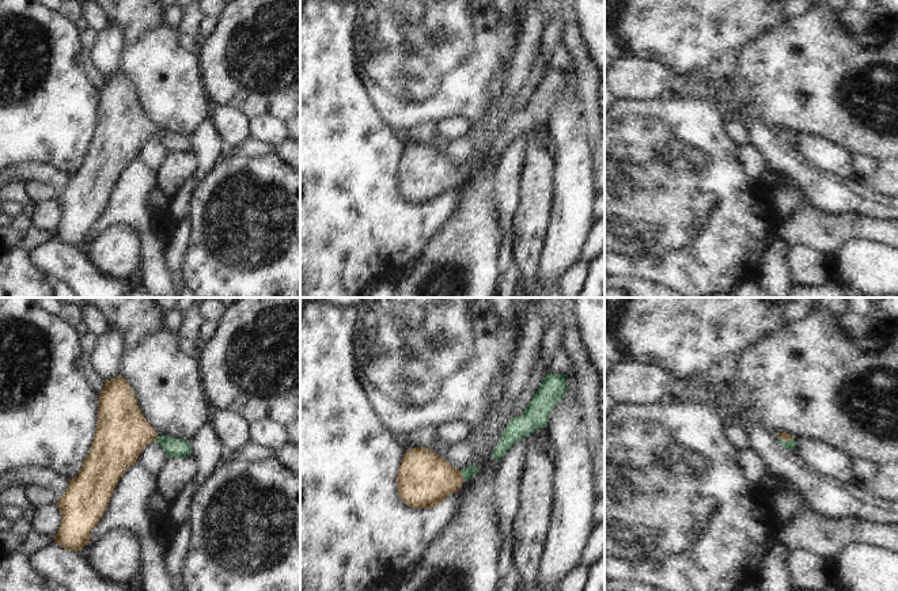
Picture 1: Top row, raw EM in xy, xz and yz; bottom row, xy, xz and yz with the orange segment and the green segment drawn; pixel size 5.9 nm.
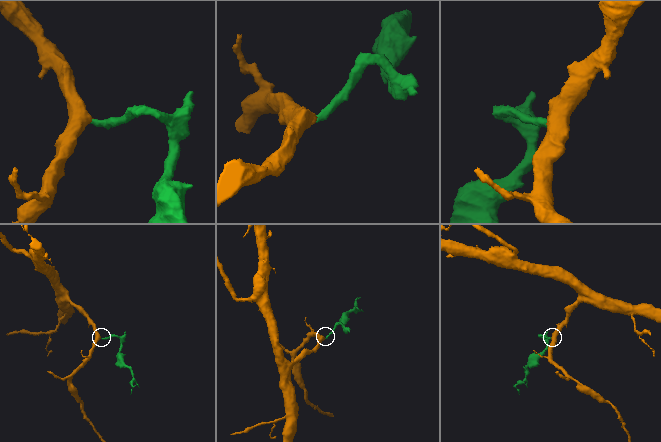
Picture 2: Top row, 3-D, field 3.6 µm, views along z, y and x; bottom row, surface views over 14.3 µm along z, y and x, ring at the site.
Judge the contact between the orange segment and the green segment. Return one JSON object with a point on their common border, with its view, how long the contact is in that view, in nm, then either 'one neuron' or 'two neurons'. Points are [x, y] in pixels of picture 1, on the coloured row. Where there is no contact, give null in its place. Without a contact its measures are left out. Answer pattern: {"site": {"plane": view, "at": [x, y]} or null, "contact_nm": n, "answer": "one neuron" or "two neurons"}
{"site": {"plane": "xz", "at": [462, 476]}, "contact_nm": 70, "answer": "one neuron"}

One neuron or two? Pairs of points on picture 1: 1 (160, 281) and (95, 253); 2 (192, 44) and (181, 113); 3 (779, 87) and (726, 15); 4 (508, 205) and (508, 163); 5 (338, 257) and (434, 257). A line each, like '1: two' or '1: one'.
1: two
2: two
3: two
4: one
5: two

